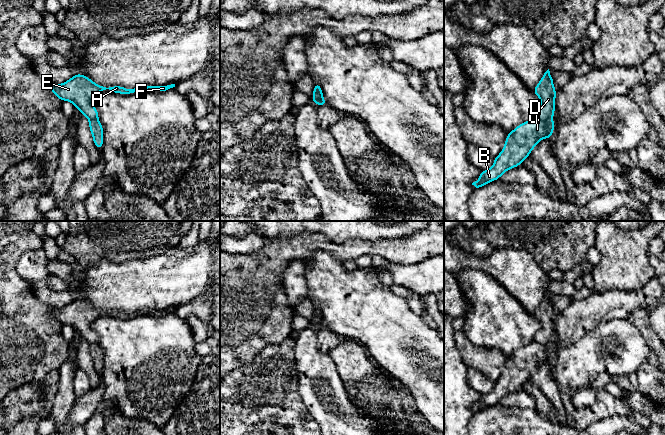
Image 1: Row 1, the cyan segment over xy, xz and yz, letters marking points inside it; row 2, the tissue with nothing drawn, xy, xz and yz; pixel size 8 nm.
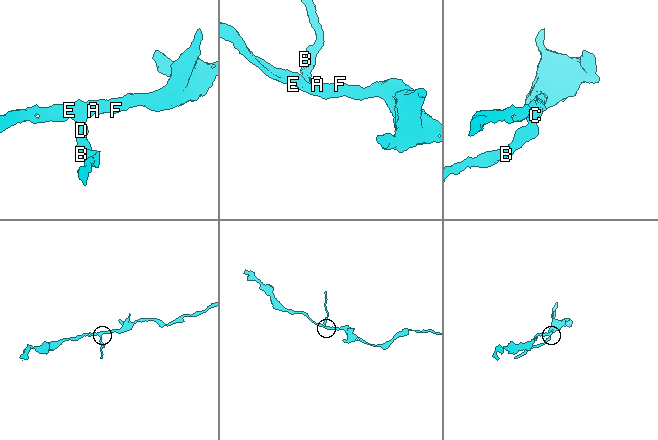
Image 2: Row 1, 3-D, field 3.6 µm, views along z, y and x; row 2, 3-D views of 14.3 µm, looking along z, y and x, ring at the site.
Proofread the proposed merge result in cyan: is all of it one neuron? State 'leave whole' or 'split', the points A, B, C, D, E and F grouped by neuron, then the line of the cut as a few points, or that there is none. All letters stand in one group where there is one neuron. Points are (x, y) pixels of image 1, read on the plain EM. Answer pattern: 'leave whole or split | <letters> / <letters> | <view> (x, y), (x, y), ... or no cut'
split | A C E F / B D | yz (535, 340), (542, 344), (551, 343)

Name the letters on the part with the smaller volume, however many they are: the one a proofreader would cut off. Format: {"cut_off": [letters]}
{"cut_off": ["B", "D"]}

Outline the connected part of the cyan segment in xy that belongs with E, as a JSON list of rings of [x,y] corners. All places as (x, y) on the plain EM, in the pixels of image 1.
[[[75,298],[71,303],[61,309],[49,306],[50,314],[62,325],[71,325],[75,332],[89,344],[98,342],[98,334],[92,329],[92,323],[101,315],[112,315],[118,318],[130,318],[140,314],[162,316],[175,311],[175,308],[167,310],[144,310],[127,313],[122,310],[100,310],[82,298]]]

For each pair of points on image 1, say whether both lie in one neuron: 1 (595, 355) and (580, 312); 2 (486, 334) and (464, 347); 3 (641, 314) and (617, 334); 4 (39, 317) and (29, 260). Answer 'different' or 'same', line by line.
1: different
2: different
3: different
4: different

